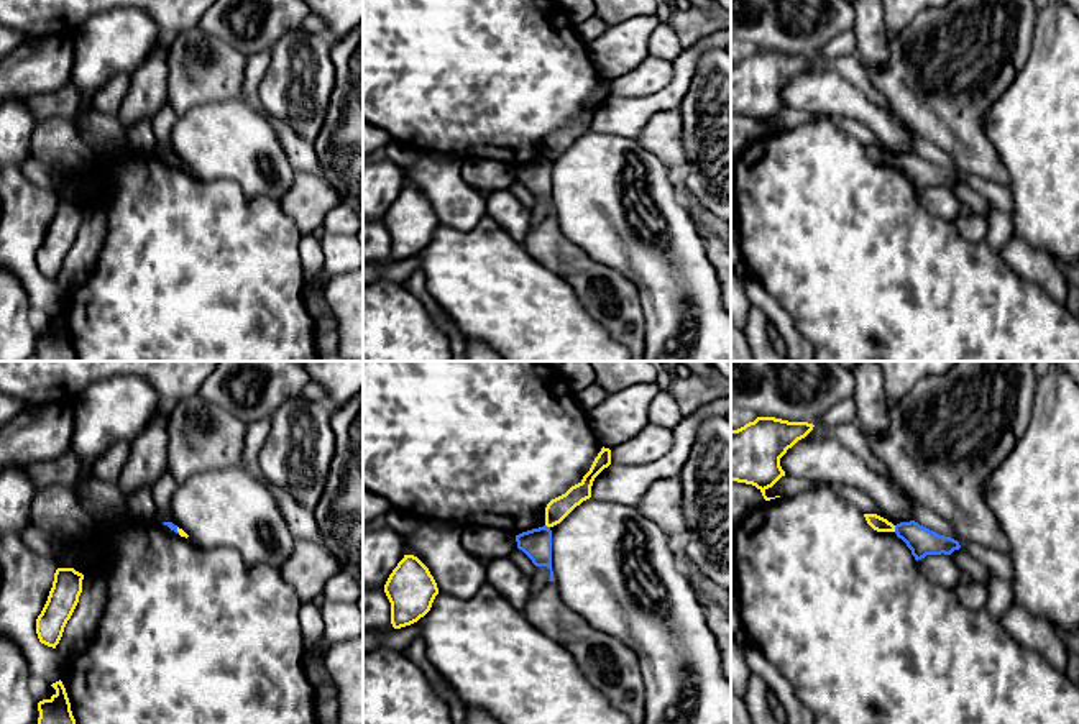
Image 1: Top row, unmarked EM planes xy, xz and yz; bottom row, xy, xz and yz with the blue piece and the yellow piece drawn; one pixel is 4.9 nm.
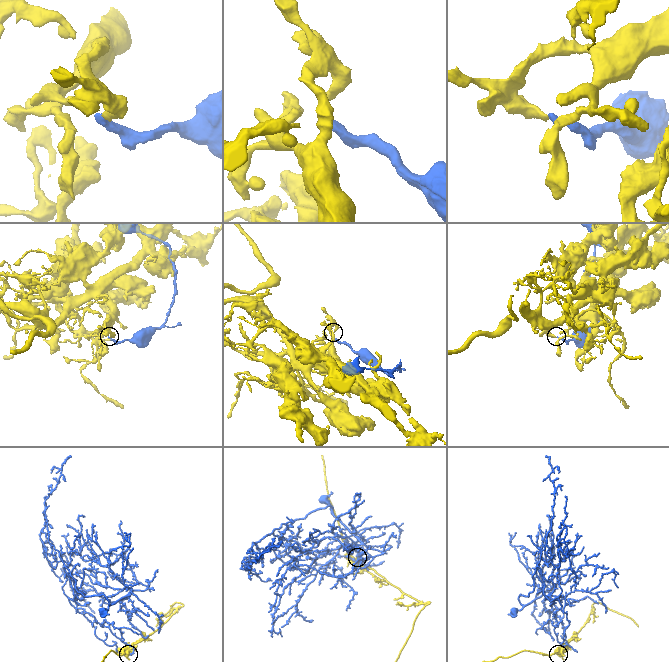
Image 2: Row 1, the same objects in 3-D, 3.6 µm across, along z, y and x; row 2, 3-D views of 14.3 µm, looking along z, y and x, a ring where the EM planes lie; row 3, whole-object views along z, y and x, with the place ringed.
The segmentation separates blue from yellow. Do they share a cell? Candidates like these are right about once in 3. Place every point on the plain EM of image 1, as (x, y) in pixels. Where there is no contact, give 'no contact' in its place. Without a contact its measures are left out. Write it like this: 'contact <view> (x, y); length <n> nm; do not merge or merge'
contact yz (895, 161); length 30 nm; do not merge

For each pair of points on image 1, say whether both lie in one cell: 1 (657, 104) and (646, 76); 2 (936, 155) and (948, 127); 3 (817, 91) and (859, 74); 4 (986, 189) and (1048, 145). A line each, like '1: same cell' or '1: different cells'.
1: different cells
2: different cells
3: different cells
4: different cells

